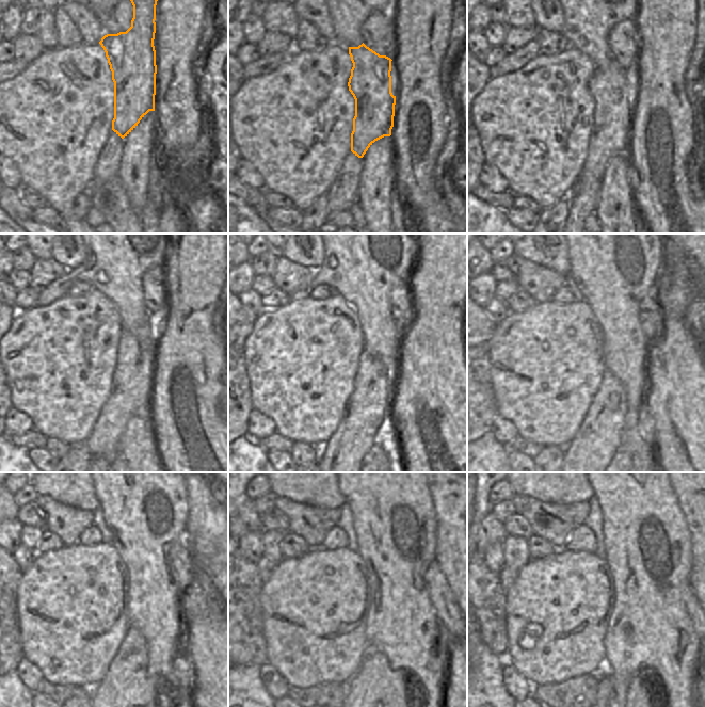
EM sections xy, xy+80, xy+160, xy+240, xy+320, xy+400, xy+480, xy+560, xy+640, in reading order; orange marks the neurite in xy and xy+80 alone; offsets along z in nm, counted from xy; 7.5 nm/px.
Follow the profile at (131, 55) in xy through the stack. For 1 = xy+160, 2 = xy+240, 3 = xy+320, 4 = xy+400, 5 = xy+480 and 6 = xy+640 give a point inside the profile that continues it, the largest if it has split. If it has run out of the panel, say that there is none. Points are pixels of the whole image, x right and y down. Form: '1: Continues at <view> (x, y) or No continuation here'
1: Continues at xy+160 (613, 103)
2: Continues at xy+240 (131, 383)
3: Continues at xy+320 (364, 422)
4: Continues at xy+400 (598, 437)
5: Continues at xy+480 (122, 688)
6: Continues at xy+640 (605, 688).

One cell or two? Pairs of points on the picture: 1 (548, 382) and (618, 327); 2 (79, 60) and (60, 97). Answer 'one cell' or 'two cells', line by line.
1: two cells
2: one cell

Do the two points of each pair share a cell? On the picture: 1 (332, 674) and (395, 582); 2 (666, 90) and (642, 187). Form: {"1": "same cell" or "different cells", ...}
{"1": "different cells", "2": "same cell"}

